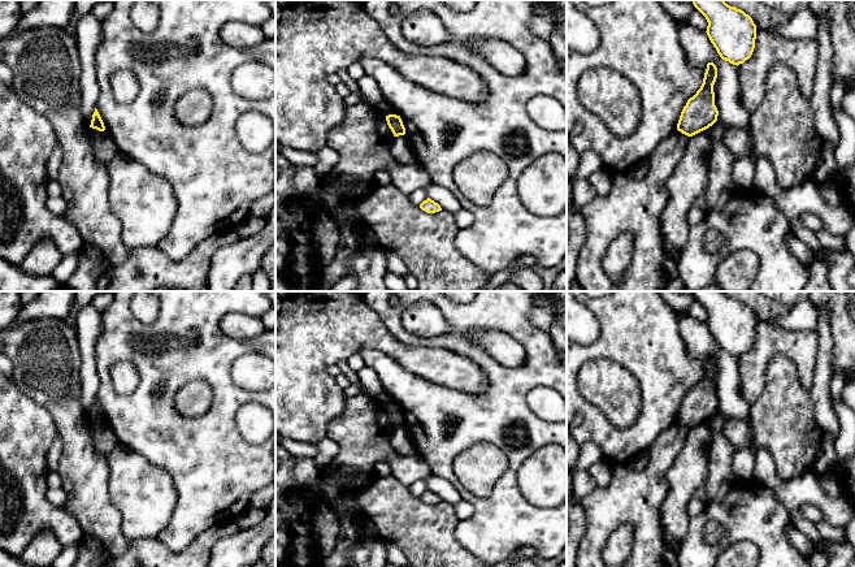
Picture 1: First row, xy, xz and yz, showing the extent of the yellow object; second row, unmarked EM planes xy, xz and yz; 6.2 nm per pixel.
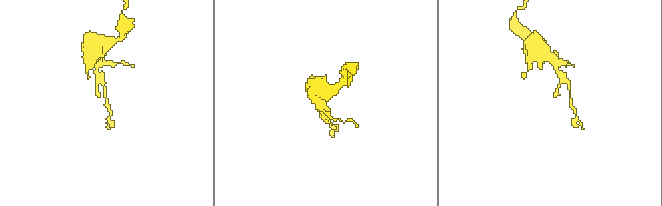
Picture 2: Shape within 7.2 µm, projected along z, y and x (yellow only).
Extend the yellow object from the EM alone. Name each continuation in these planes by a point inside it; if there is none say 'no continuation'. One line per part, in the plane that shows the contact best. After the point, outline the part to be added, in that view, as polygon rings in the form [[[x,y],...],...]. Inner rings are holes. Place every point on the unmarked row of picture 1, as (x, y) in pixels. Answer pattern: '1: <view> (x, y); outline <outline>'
no continuation

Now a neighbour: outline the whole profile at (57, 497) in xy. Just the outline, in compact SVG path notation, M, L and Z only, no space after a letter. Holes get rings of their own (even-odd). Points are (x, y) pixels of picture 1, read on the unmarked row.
M48 488L45 495L47 499L55 506L62 507L66 503L66 493L62 488L58 489Z

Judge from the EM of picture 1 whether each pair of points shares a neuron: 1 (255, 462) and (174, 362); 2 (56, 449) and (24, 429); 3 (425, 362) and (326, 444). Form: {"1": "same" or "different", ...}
{"1": "same", "2": "different", "3": "different"}

